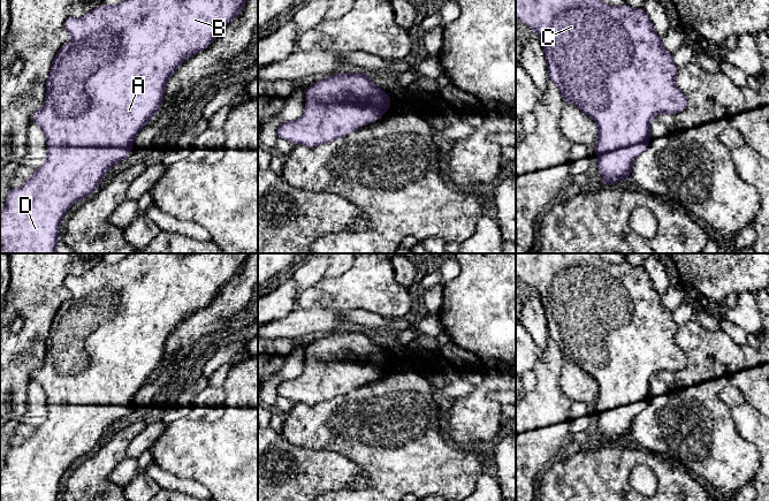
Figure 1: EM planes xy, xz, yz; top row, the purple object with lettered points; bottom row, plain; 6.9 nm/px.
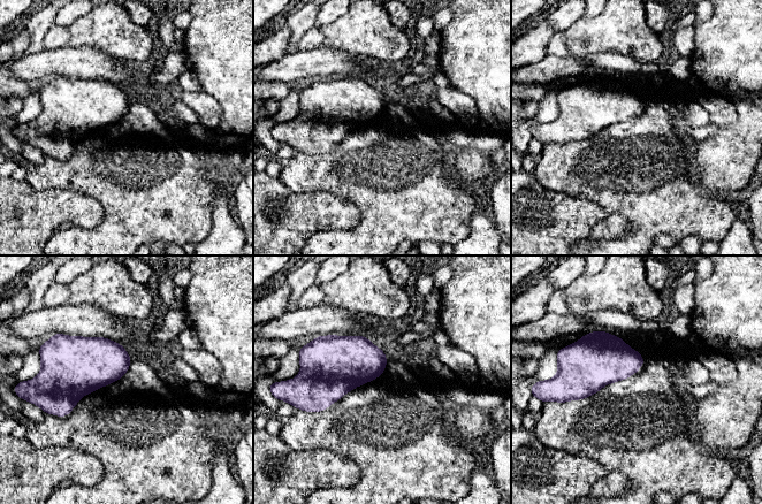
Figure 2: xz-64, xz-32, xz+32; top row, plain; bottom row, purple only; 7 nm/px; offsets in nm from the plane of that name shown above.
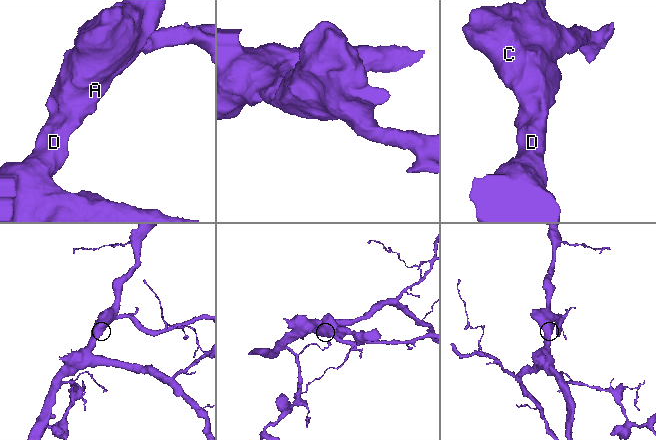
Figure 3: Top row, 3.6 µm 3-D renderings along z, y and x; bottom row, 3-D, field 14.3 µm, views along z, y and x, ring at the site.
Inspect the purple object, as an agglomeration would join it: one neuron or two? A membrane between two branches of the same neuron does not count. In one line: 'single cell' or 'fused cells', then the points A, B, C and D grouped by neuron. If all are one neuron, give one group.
single cell | A B C D

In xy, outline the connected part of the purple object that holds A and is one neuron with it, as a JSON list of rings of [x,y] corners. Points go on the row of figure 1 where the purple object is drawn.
[[[123,0],[119,5],[100,5],[82,17],[69,17],[63,25],[71,39],[58,51],[46,82],[46,97],[44,106],[31,116],[45,134],[48,145],[43,166],[25,180],[25,183],[9,191],[5,207],[0,211],[0,253],[55,253],[56,243],[61,240],[59,225],[67,211],[82,198],[94,193],[106,172],[116,166],[132,152],[132,143],[137,134],[151,121],[154,114],[163,105],[165,88],[168,79],[181,63],[206,50],[220,33],[220,31],[235,18],[243,9],[248,0]]]

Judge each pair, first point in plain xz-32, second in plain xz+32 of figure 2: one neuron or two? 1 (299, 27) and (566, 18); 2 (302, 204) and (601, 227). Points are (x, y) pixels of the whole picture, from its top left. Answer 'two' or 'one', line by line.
1: one
2: two

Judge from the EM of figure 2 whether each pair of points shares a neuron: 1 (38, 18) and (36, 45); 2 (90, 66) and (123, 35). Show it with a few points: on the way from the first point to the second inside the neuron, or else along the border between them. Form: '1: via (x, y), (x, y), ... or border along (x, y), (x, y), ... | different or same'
1: via (38, 25), (36, 38) | same
2: border along (78, 46), (101, 48), (129, 63) | different

